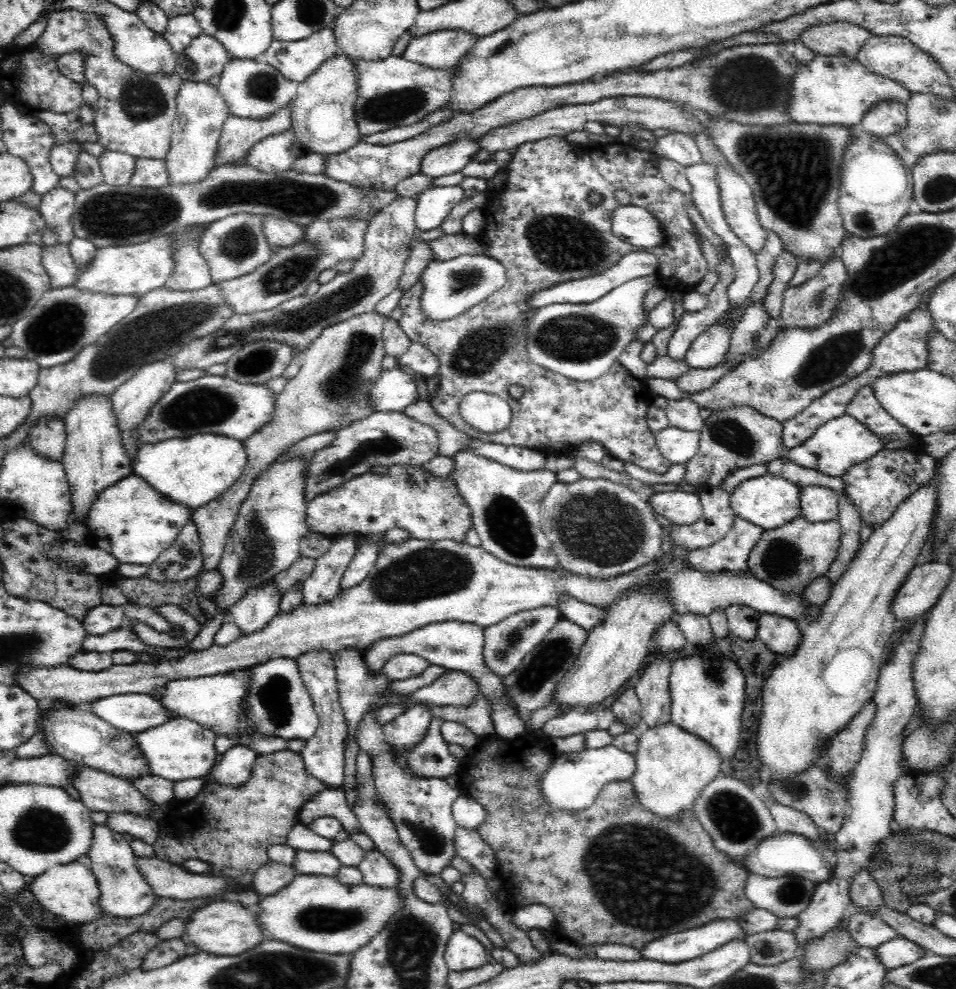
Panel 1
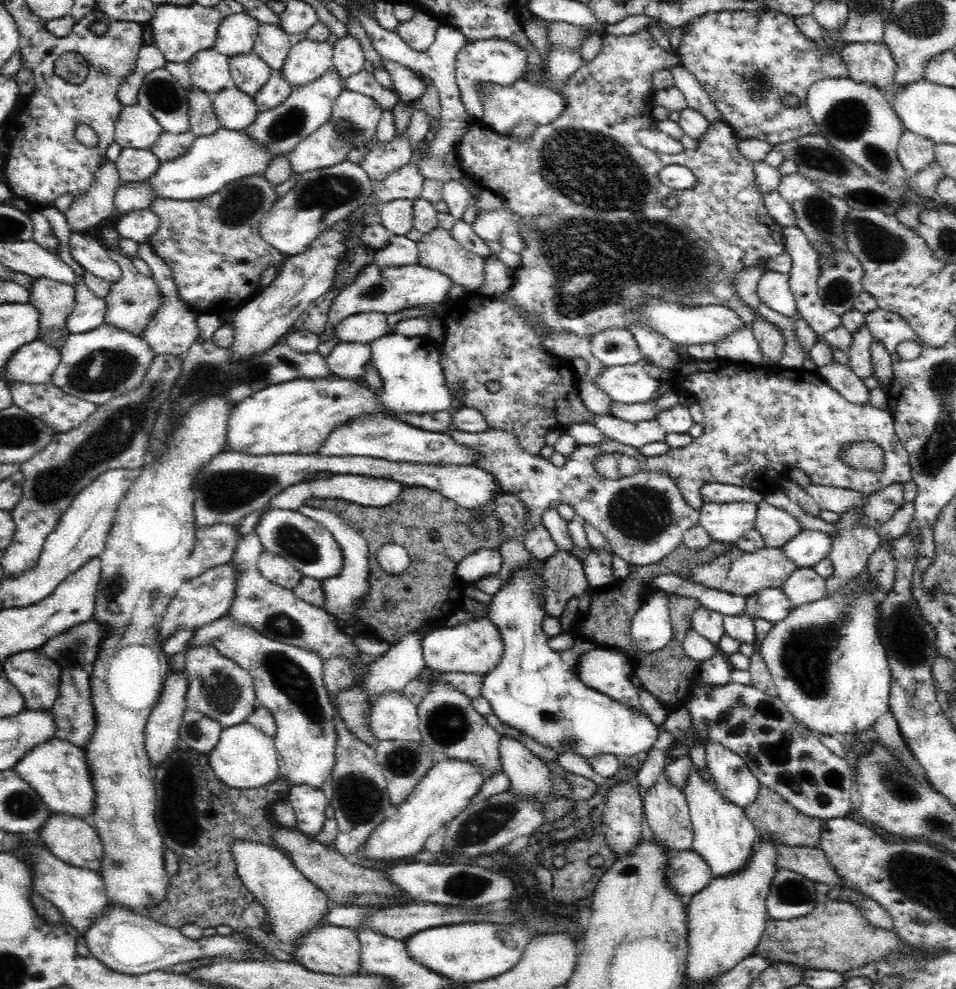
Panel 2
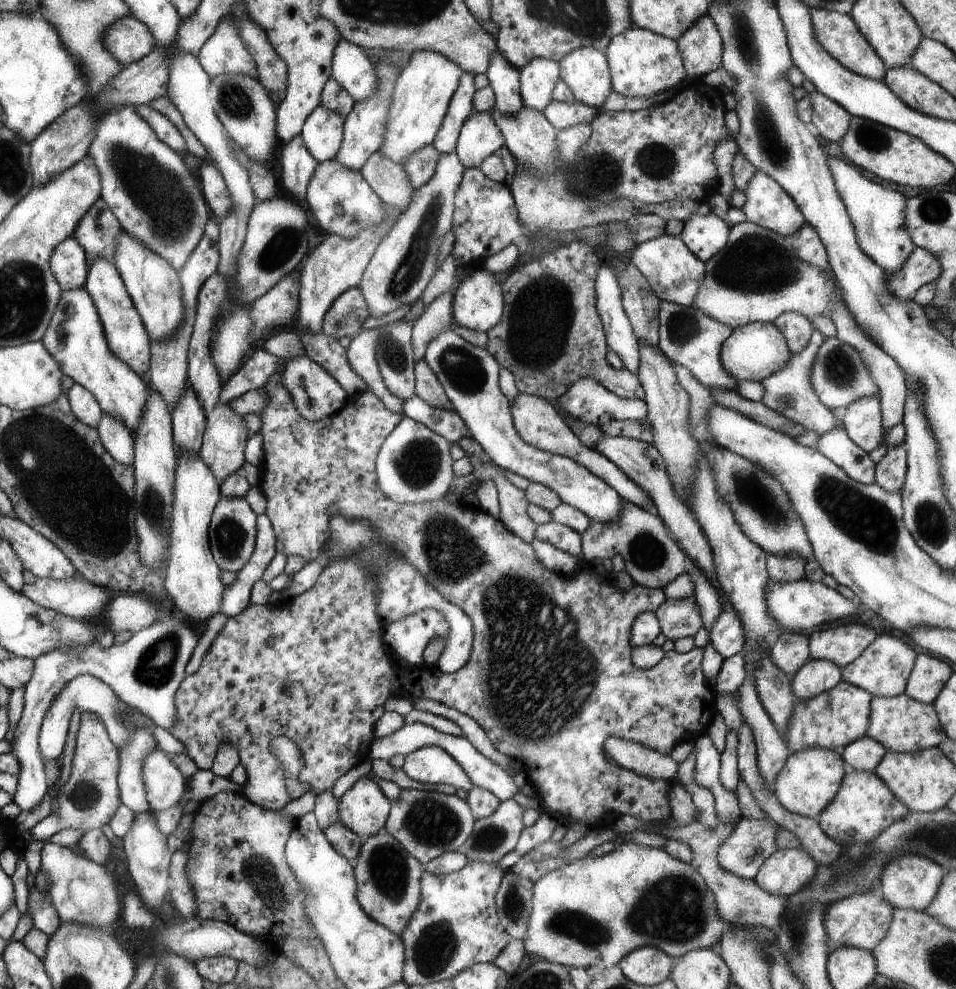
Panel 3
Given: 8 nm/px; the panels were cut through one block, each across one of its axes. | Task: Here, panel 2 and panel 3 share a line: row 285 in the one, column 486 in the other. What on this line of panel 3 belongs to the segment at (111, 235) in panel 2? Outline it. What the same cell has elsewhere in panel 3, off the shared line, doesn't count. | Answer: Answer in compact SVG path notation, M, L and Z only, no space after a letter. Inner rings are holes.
M473 112L459 130L455 154L465 168L479 168L481 162L505 144L503 132L485 112Z

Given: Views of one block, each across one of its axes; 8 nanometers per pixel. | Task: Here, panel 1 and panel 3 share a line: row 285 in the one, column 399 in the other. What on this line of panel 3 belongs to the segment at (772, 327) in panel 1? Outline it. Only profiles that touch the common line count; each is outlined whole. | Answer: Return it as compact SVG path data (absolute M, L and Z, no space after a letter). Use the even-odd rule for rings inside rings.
M403 790L399 802L391 802L391 806L393 808L383 830L397 838L399 844L423 866L445 852L457 852L475 826L475 816L471 814L469 804L455 794L445 796L433 790Z

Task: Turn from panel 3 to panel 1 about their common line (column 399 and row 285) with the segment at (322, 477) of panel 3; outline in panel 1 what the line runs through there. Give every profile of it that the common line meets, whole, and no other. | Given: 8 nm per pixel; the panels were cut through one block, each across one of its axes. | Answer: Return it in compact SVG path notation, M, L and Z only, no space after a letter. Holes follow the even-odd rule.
M560 136L524 142L514 150L512 160L506 166L506 190L488 194L490 208L486 210L486 228L480 234L486 256L504 266L508 282L468 312L444 322L426 320L422 314L422 280L408 288L400 298L400 330L406 332L410 342L426 346L438 362L442 384L438 394L428 400L444 420L472 438L496 442L498 446L570 454L574 444L594 440L600 442L610 456L622 462L632 462L644 470L664 474L672 468L670 460L662 456L656 444L656 432L646 424L654 394L646 382L630 378L630 372L622 364L614 364L610 372L598 380L576 382L552 374L550 370L542 370L542 366L532 366L532 362L524 358L528 320L536 312L530 308L530 300L536 292L566 280L602 274L616 266L626 254L638 252L638 248L620 242L612 234L612 216L620 208L614 200L614 190L618 188L628 190L634 206L652 212L662 226L666 242L648 250L658 258L660 270L656 274L660 286L668 290L668 284L680 284L680 288L696 288L700 284L706 274L706 262L696 242L694 222L686 212L688 196L664 180L658 170L658 160L658 154L636 150L630 144L624 146L624 154L610 158L606 146L574 146ZM590 194L598 194L600 202L588 202ZM512 384L524 388L520 400L510 396L508 388ZM470 392L500 396L512 410L508 428L490 434L472 428L460 414L460 402Z

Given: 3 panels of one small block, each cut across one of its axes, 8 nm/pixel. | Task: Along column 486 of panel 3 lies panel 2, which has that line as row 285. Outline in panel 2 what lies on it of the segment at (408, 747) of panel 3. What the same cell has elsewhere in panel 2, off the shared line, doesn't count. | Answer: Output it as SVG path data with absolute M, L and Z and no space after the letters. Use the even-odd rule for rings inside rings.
M766 270L762 278L758 280L756 286L756 296L762 302L762 308L770 308L782 316L796 318L796 298L790 290L790 274L780 274L780 272L770 272Z

